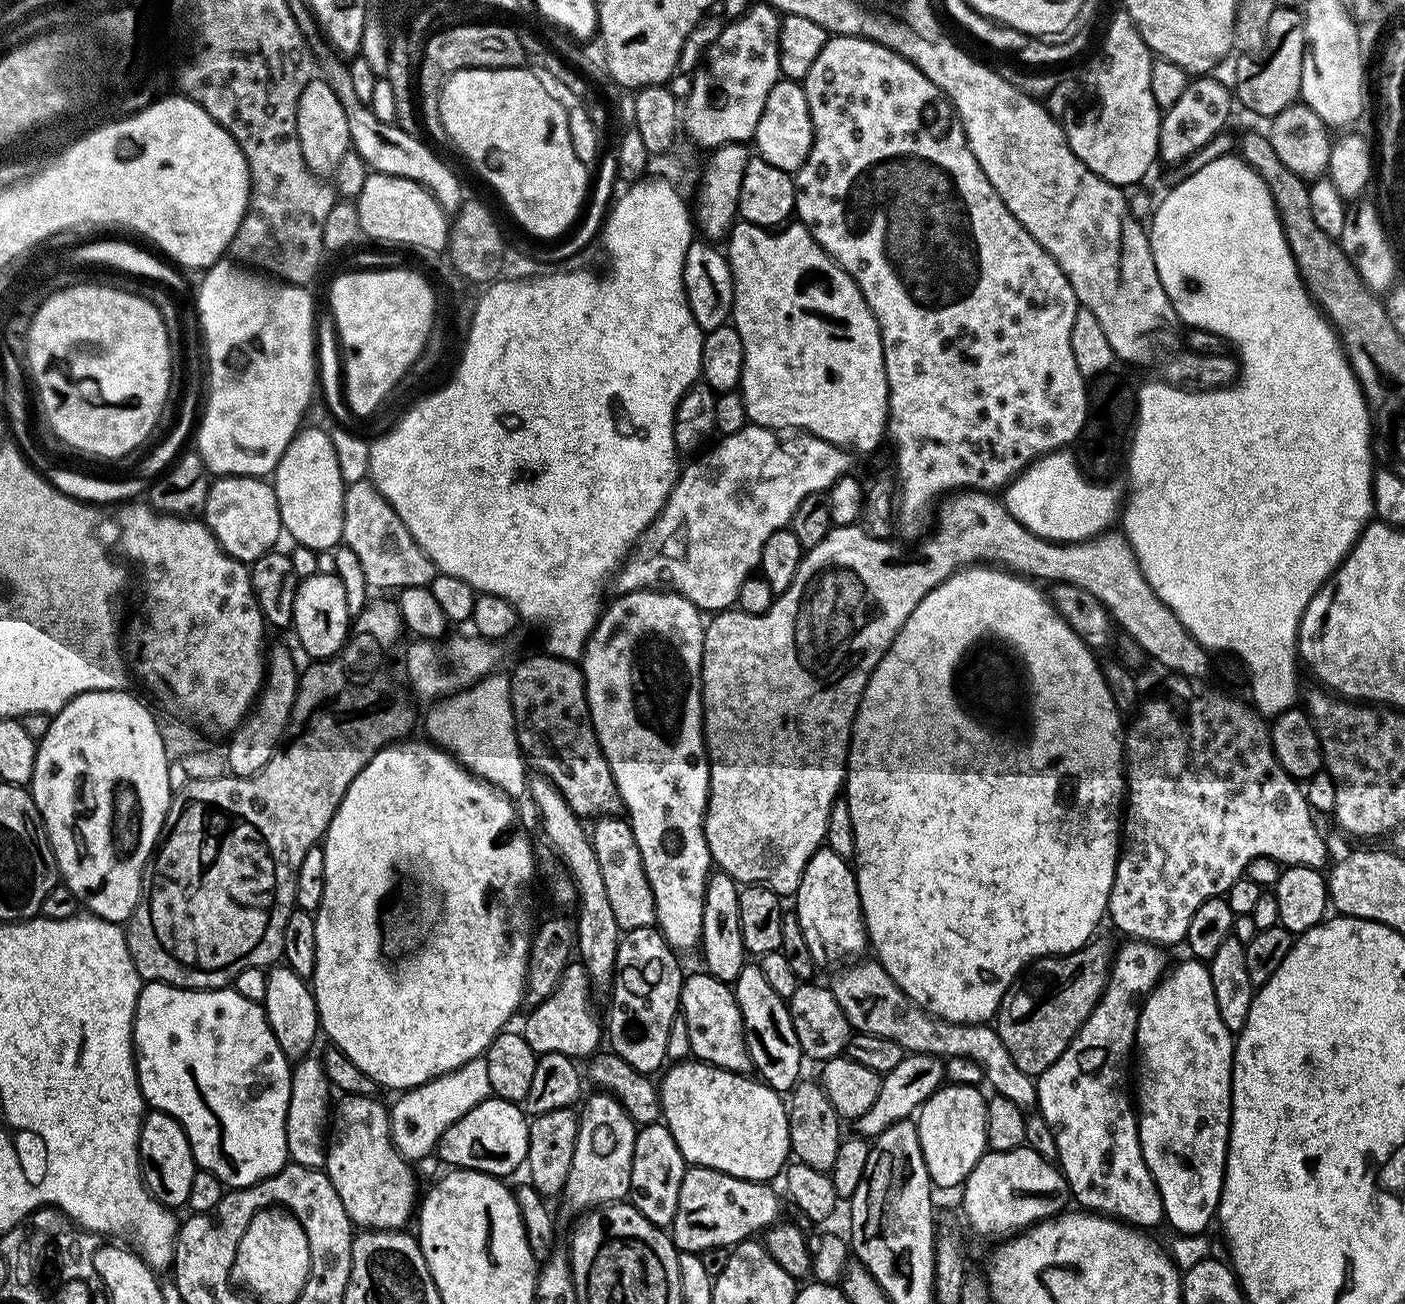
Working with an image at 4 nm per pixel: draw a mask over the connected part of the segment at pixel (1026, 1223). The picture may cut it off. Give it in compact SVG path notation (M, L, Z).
M1026 1146L1005 1152L985 1152L964 1180L963 1192L962 1216L967 1227L972 1227L980 1236L1000 1236L996 1238L1011 1238L1033 1224L1051 1220L1070 1204L1068 1180L1063 1172L1053 1161Z

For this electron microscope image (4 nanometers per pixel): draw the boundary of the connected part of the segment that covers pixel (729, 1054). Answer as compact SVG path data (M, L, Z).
M706 970L699 971L693 976L685 975L684 985L680 991L679 1015L684 1017L686 1031L690 1033L691 1055L728 1072L751 1073L752 1059L746 1050L742 1014L738 1010L733 985L714 978Z

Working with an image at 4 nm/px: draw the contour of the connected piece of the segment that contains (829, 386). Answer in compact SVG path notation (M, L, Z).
M737 222L733 224L732 231L729 232L726 237L726 245L728 244L728 250L726 249L726 257L732 270L733 280L733 304L730 323L732 327L738 330L738 334L742 338L744 369L742 370L742 378L740 379L738 391L740 395L744 397L744 401L746 402L746 414L748 415L749 421L751 421L753 425L759 426L761 428L770 428L773 430L799 430L801 432L808 432L811 436L822 438L831 444L839 444L841 446L849 446L848 444L853 444L853 446L856 447L860 452L872 452L876 447L879 446L880 439L885 439L886 429L888 427L888 379L886 378L886 370L884 369L884 347L882 346L882 338L880 337L880 327L874 318L874 314L870 310L870 306L866 302L866 298L862 294L862 290L854 282L852 275L844 271L844 269L841 268L840 265L837 264L827 252L825 252L824 247L822 247L822 245L818 243L817 240L814 239L814 237L810 234L810 230L807 226L799 222L792 223L781 227L779 230L769 230L767 228L760 228L757 226L757 224Z

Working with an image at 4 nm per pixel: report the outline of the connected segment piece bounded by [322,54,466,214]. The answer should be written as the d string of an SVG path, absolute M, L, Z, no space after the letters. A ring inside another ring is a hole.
M331 54L324 60L322 78L338 94L342 110L346 110L346 126L350 126L351 149L364 159L372 172L390 174L418 182L426 191L435 196L445 214L454 214L465 202L466 193L460 185L460 176L435 152L431 143L423 144L419 135L407 132L405 128L382 122L372 113L371 107L354 91L354 81L350 78L348 64L339 55Z

